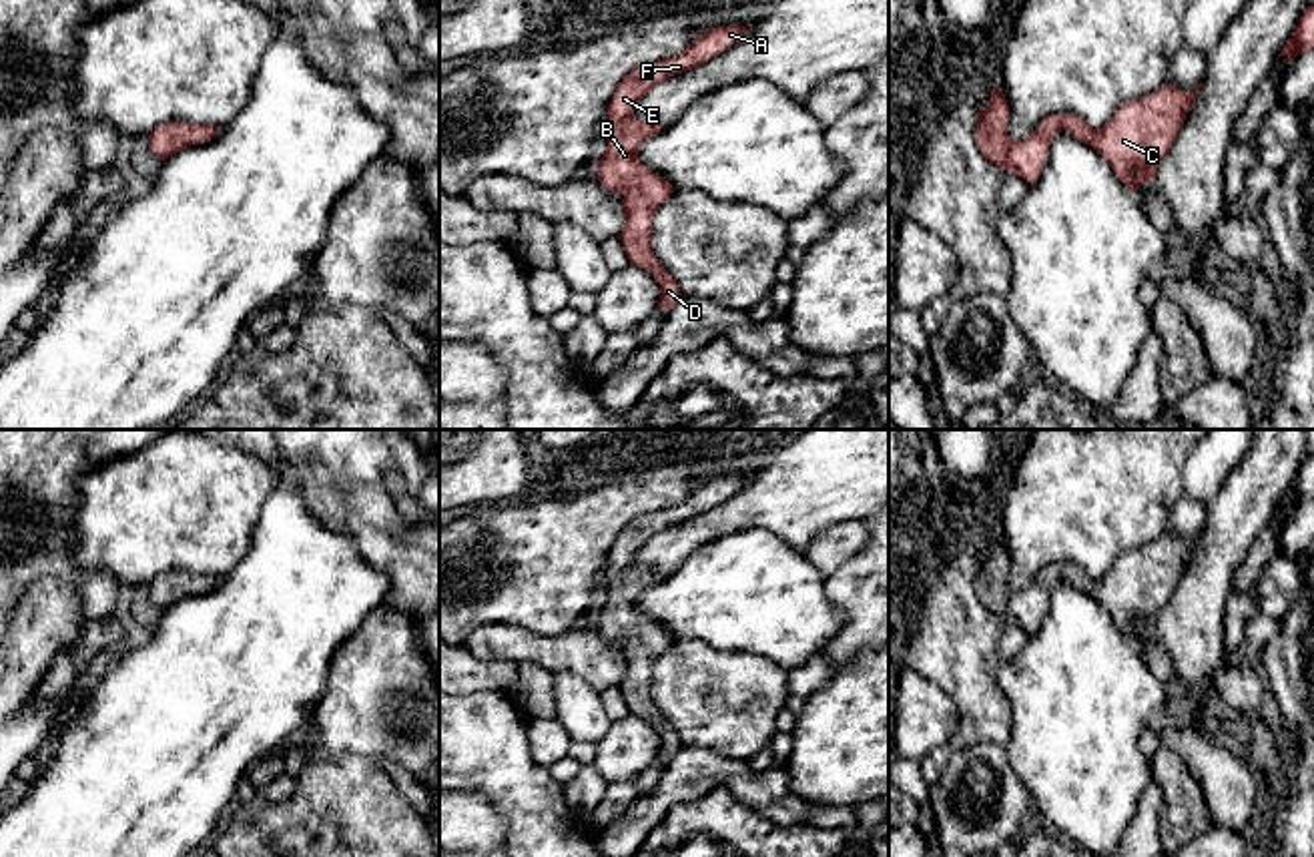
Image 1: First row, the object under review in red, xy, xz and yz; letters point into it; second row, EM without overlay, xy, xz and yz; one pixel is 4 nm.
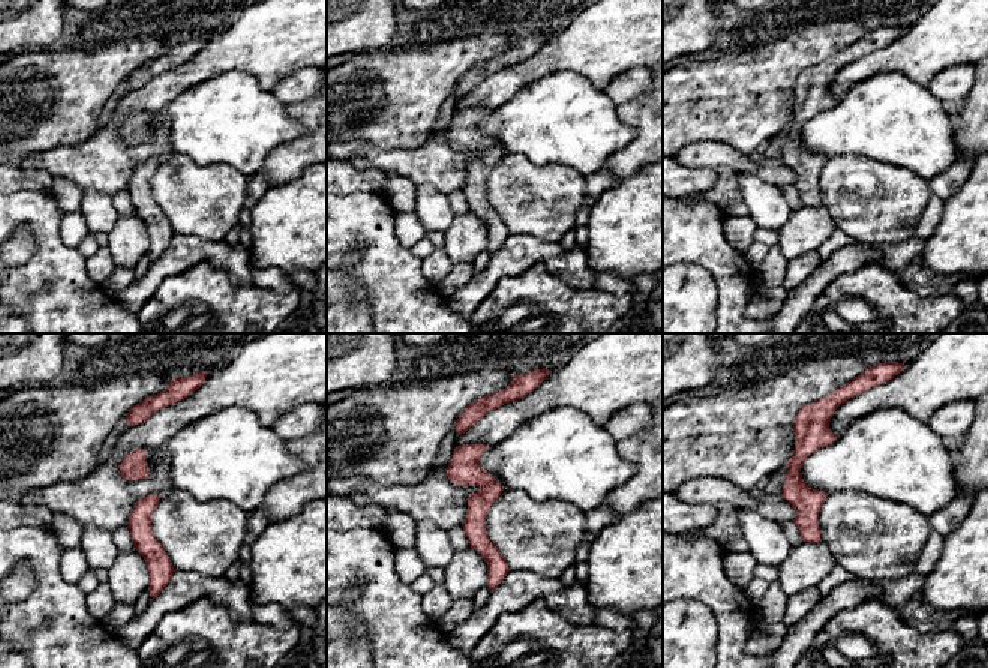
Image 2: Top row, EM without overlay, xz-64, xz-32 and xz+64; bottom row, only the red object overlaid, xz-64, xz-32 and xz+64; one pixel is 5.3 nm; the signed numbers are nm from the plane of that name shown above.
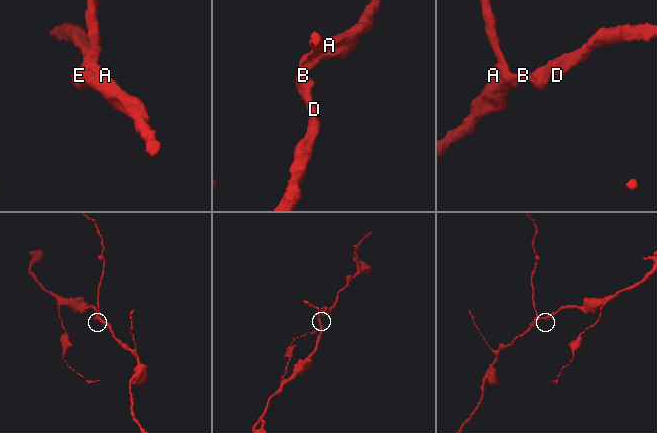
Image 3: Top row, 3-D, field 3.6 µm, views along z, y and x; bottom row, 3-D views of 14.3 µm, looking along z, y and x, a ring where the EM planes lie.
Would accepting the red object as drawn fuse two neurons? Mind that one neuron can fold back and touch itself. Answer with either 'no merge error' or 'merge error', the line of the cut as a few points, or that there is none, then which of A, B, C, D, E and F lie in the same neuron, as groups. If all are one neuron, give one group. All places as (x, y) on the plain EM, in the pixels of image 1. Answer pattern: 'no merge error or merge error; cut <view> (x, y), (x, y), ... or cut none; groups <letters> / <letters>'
no merge error; cut none; groups A B C D E F

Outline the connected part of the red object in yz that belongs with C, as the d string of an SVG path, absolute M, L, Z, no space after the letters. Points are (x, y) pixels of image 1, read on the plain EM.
M1166 532L1160 540L1121 554L1101 578L1075 564L1049 564L1023 590L1007 584L1009 554L993 538L989 554L979 558L975 590L991 614L1035 634L1053 586L1067 580L1097 600L1129 640L1137 640L1158 626L1158 614L1170 602L1200 538L1202 532L1194 542L1182 542Z

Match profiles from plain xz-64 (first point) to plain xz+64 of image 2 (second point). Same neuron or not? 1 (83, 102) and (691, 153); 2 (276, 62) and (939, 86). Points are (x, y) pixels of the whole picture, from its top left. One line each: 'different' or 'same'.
1: different
2: different

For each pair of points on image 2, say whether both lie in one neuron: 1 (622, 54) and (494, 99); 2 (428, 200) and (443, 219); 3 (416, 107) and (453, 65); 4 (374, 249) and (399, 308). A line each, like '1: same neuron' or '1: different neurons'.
1: same neuron
2: same neuron
3: same neuron
4: same neuron

